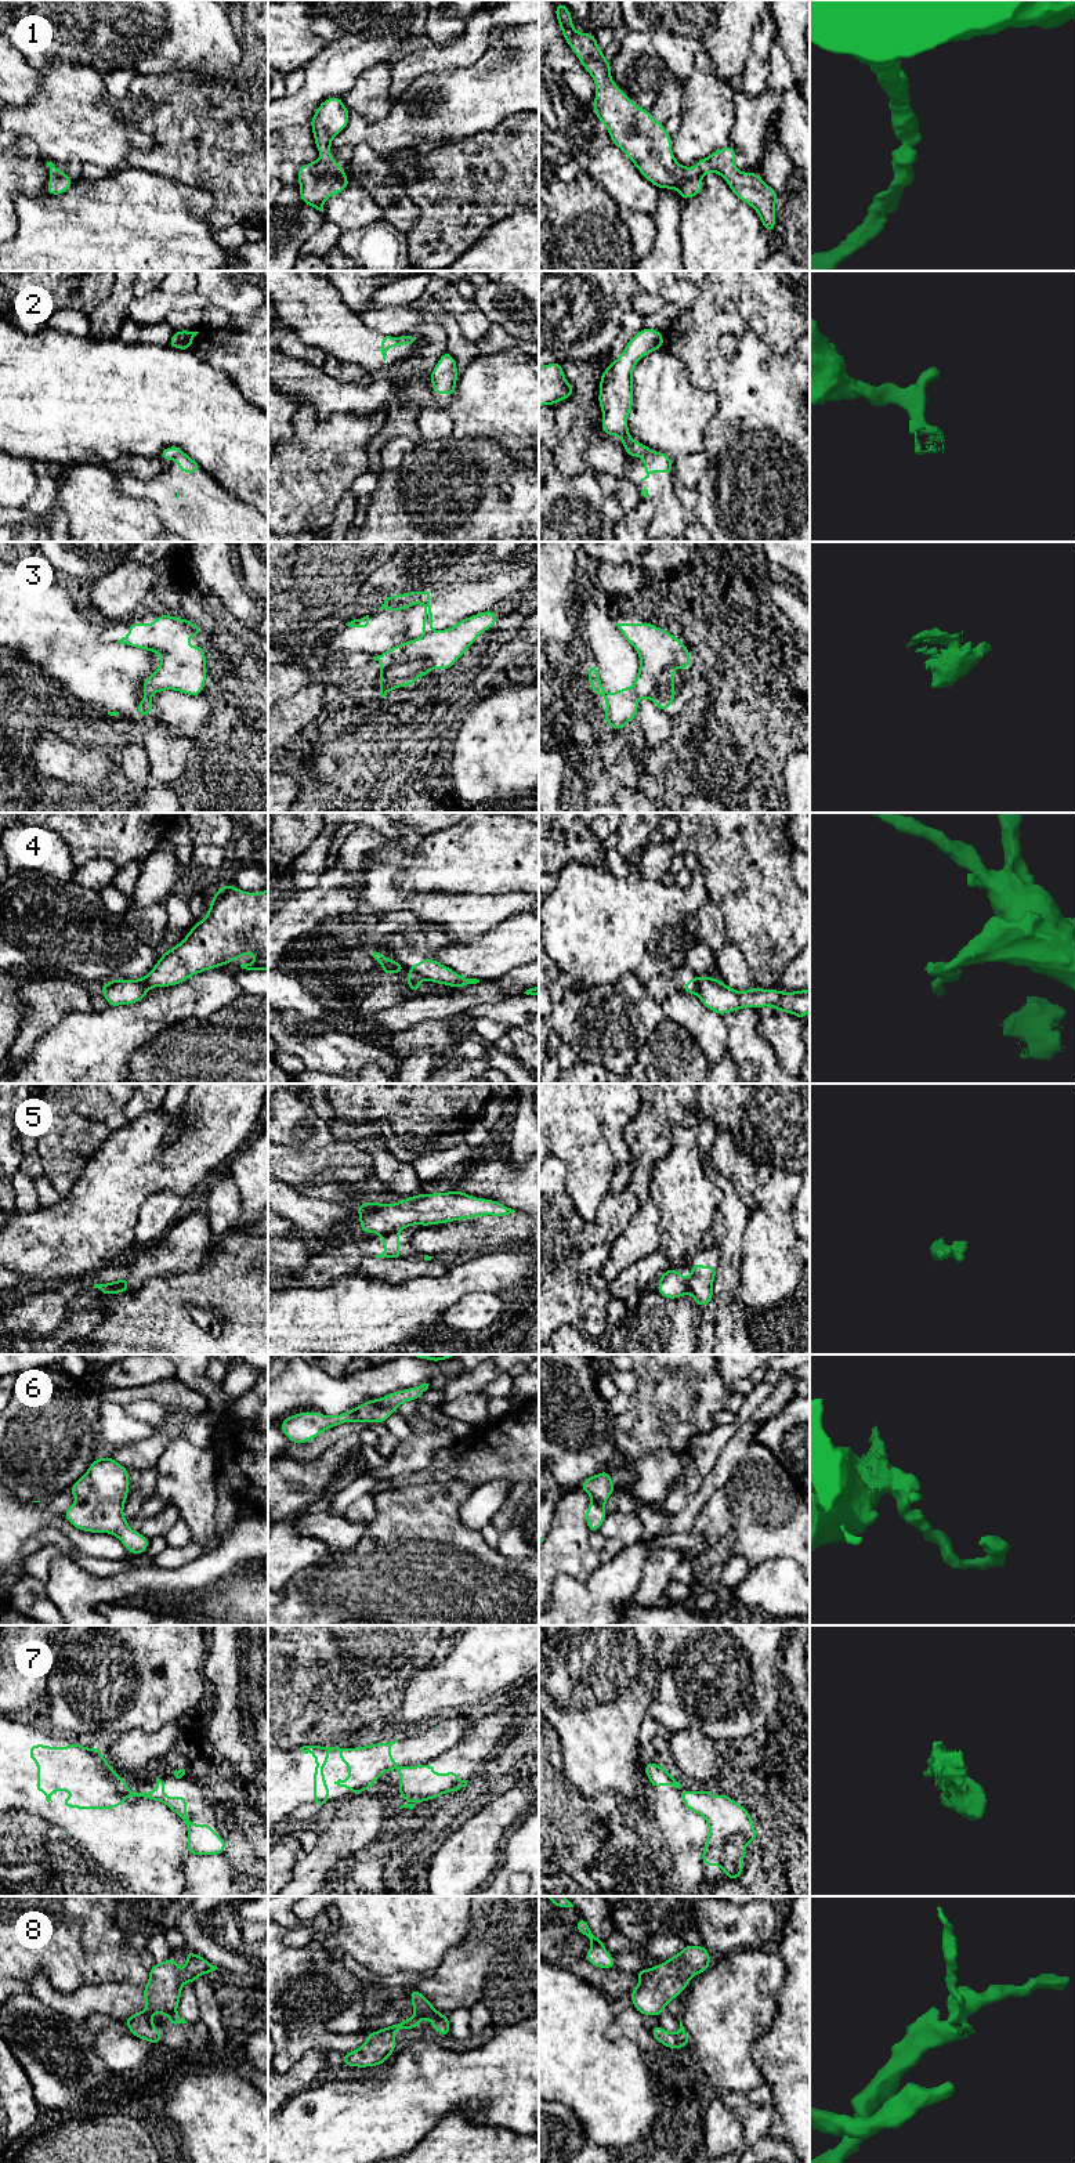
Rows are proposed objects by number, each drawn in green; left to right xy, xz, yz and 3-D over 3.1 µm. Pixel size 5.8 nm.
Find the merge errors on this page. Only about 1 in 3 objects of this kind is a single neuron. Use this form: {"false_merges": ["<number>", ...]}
{"false_merges": ["2", "3", "4", "5", "7", "8"]}

